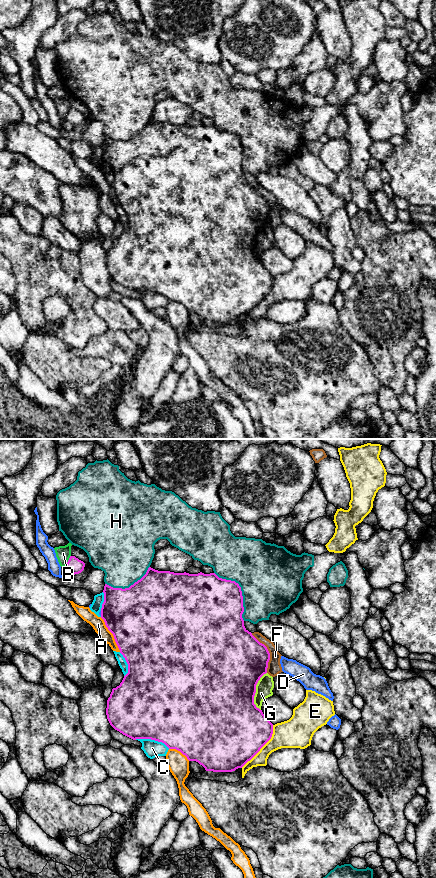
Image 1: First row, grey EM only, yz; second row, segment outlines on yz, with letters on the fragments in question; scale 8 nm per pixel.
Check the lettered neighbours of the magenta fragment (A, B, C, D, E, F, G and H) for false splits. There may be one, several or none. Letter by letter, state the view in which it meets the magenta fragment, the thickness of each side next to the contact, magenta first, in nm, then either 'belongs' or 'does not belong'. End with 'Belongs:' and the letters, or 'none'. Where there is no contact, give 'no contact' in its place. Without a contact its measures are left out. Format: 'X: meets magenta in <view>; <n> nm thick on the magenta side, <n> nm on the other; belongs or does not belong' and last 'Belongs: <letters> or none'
A: meets magenta in yz; 500 nm thick on the magenta side, 110 nm on the other; does not belong
B: meets magenta in yz; 120 nm thick on the magenta side, 120 nm on the other; does not belong
C: meets magenta in yz; 500 nm thick on the magenta side, 140 nm on the other; does not belong
D: meets magenta in yz; 440 nm thick on the magenta side, 20 nm on the other; does not belong
E: meets magenta in yz; 500 nm thick on the magenta side, 220 nm on the other; does not belong
F: meets magenta in yz; 460 nm thick on the magenta side, 110 nm on the other; does not belong
G: meets magenta in yz; 500 nm thick on the magenta side, 140 nm on the other; does not belong
H: meets magenta in yz; 460 nm thick on the magenta side, 480 nm on the other; does not belong
Belongs: none

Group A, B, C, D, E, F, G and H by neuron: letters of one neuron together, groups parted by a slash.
A / B / C / D / E / F / G / H

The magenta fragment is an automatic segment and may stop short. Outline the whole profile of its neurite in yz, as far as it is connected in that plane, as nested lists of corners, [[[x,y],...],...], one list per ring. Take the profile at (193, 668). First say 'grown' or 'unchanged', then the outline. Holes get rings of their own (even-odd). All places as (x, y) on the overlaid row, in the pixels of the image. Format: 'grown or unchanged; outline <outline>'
unchanged; outline [[[149,567],[146,574],[129,588],[113,588],[105,584],[103,593],[101,618],[113,634],[120,653],[128,664],[128,673],[120,685],[112,689],[107,700],[106,715],[110,725],[133,740],[151,739],[162,742],[169,749],[180,751],[189,761],[198,762],[206,771],[232,772],[242,768],[271,739],[273,724],[254,704],[256,685],[260,678],[267,673],[270,653],[267,647],[260,643],[244,626],[242,618],[244,612],[243,596],[239,584],[235,581],[219,578],[215,573],[174,573],[158,571]]]

